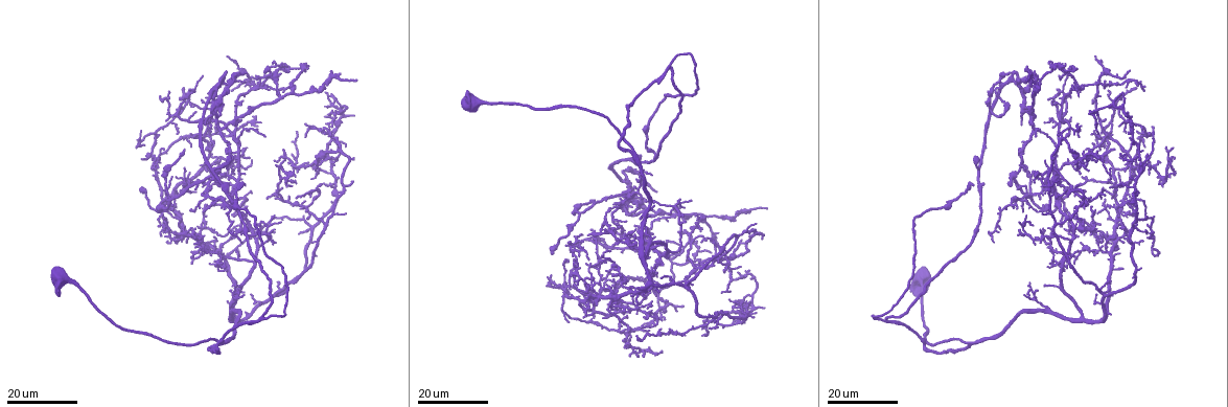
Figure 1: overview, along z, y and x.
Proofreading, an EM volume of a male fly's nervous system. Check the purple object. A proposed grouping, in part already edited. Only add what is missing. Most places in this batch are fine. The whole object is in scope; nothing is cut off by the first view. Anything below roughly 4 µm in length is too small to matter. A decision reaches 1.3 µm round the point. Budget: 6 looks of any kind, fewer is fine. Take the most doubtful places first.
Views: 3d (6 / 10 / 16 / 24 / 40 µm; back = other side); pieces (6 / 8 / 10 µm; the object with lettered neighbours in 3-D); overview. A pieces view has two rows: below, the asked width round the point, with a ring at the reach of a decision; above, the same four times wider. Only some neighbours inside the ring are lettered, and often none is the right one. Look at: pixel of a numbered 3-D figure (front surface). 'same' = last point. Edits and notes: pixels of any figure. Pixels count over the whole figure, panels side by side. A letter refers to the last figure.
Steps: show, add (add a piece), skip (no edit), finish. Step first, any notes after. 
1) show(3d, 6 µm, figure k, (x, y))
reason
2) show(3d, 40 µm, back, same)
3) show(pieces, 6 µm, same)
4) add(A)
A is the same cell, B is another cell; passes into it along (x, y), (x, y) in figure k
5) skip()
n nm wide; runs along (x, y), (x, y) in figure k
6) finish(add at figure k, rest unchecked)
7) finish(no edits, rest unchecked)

show(3d, 16 µm, figure 1, (338, 179))
branch stops here

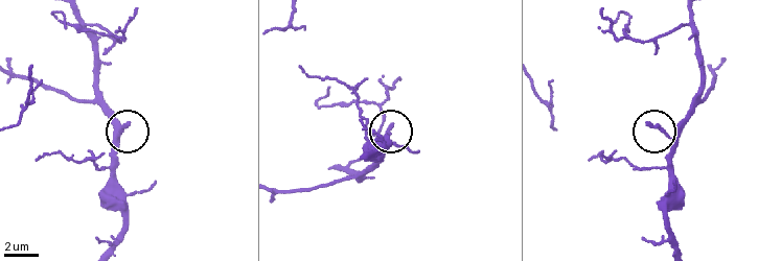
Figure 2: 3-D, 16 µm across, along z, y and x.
show(pieces, 6 µm, figure 2, (649, 122))
what lies round it

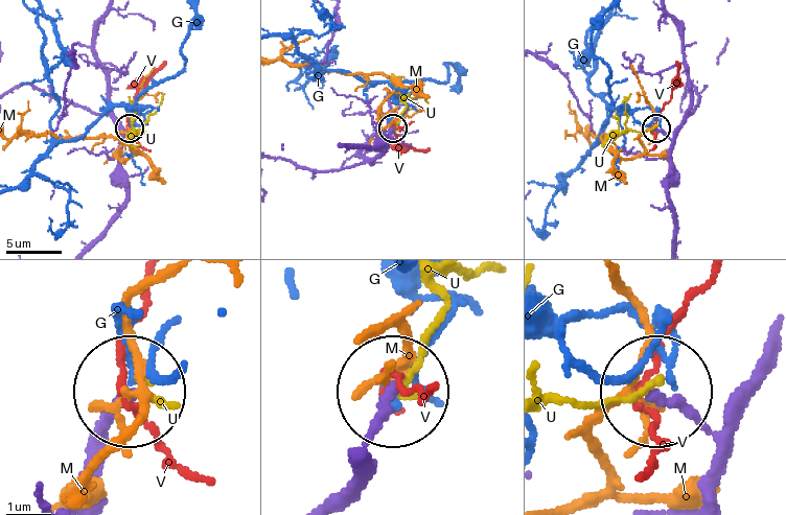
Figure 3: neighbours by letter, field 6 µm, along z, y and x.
skip()
G, M, U and V are other cells; runs along (362, 442), (392, 394) in figure 3; none of them fits

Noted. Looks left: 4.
show(3d, 24 µm, figure 1, (974, 183))
an open end

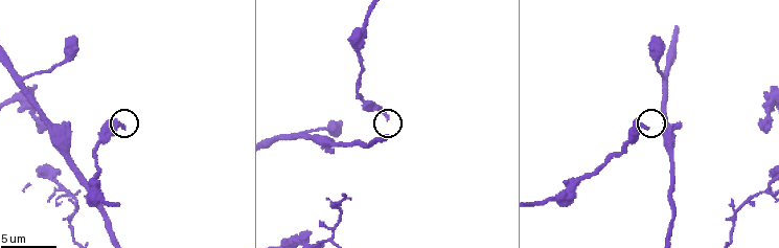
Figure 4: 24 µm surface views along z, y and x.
show(pieces, 6 µm, figure 4, (645, 126))

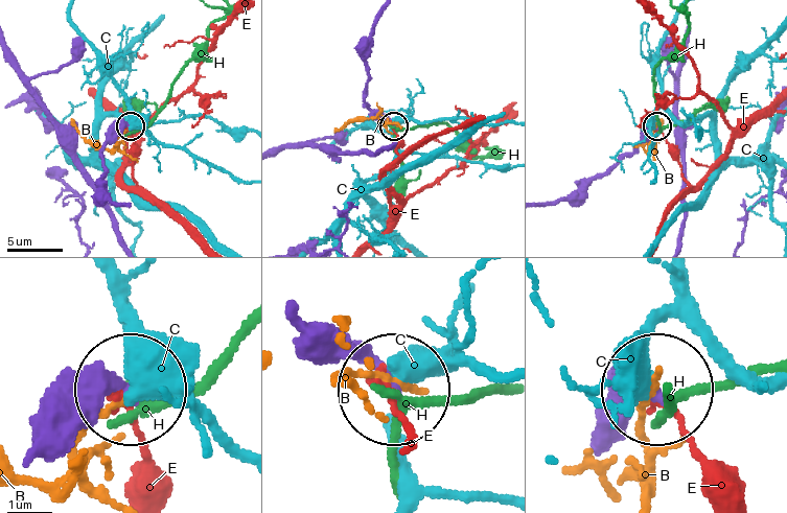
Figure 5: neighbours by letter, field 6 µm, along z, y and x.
add(H)
H is the same cell, B, C and E are other cells; passes into it along (318, 326), (351, 337), (408, 397), (453, 405), (502, 394) in figure 5; the neuron continues

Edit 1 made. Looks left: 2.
finish(add at figure 5, rest unchecked)

